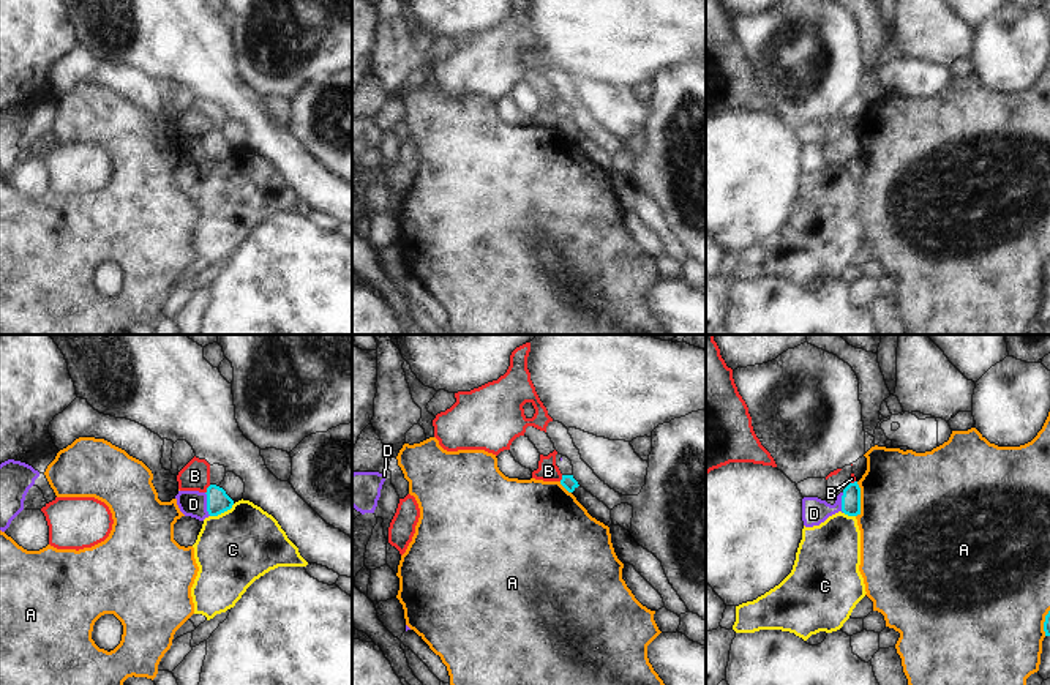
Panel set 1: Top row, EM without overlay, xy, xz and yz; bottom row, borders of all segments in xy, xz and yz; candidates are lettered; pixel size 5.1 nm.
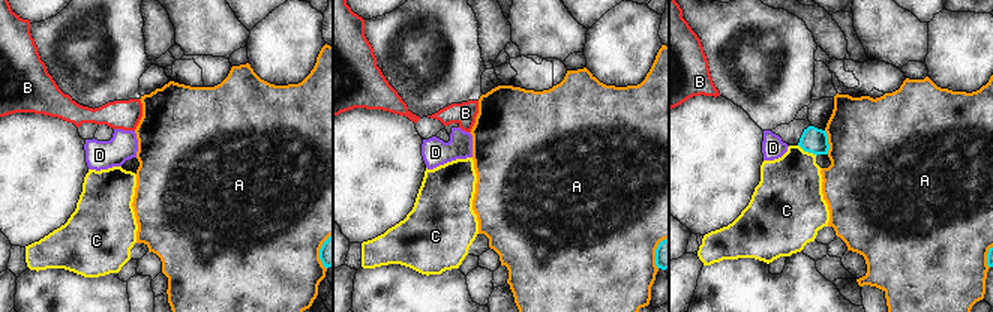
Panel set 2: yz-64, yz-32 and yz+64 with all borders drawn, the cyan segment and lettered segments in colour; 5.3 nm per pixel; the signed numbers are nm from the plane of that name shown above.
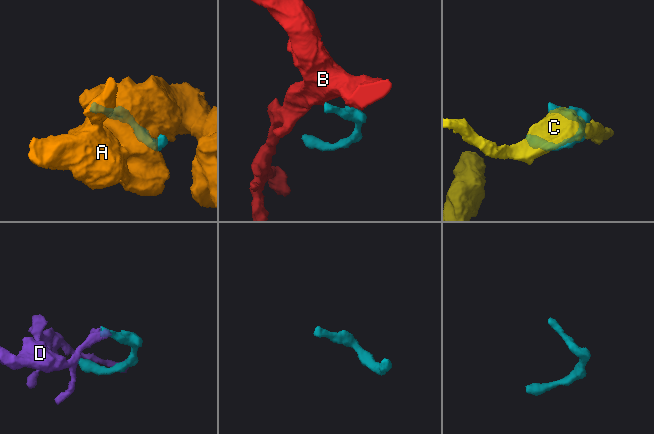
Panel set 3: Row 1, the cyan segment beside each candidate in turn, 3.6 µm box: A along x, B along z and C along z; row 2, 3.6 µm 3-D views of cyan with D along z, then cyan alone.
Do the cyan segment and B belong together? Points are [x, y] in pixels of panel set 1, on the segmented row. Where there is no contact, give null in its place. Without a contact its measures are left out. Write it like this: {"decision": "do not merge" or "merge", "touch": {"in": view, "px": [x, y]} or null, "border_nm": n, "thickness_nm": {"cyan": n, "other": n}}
{"decision": "do not merge", "touch": {"in": "xy", "px": [207, 490]}, "border_nm": 50, "thickness_nm": {"cyan": 120, "other": 150}}

